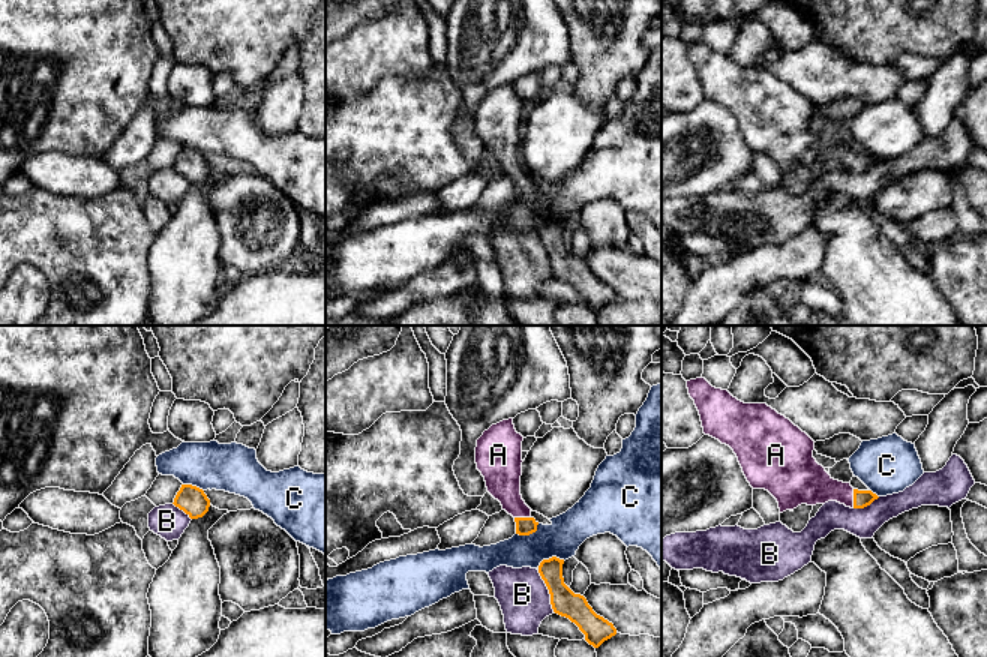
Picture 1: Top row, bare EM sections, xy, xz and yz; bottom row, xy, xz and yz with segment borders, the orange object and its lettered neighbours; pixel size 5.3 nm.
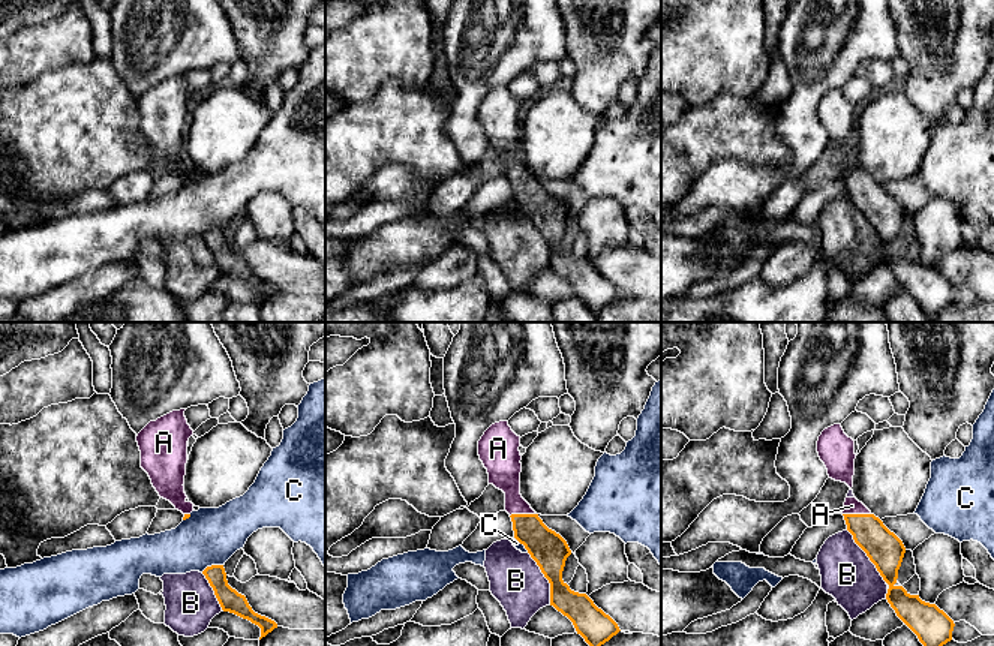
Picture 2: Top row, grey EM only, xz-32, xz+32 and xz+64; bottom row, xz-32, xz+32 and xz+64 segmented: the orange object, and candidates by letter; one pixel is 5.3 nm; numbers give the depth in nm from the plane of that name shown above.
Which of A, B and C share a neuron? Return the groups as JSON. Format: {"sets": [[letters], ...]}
{"sets": [["A"], ["B"], ["C"]]}

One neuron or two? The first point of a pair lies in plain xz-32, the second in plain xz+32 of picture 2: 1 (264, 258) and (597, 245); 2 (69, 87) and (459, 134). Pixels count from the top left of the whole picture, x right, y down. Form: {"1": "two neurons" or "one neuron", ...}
{"1": "two neurons", "2": "two neurons"}

